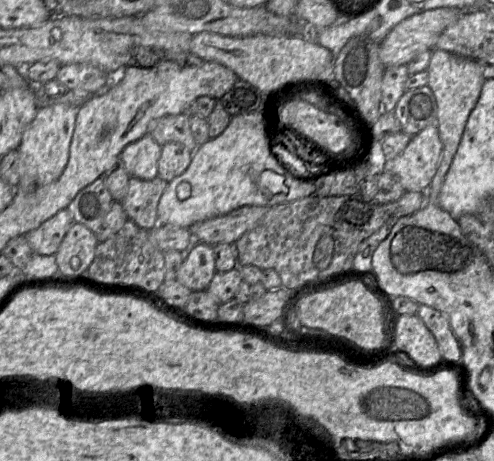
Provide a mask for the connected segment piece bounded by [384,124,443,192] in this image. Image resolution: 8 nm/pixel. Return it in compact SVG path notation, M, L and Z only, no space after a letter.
M436 124L412 137L405 150L387 160L384 172L396 174L406 191L427 191L441 163L443 144Z

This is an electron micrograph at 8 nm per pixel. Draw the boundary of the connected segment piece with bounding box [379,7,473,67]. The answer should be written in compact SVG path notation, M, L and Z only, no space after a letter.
M443 7L413 14L399 22L379 43L379 58L385 67L408 64L420 53L434 49L442 32L465 12L473 9Z

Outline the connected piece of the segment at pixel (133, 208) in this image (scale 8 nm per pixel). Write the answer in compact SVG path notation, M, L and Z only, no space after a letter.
M130 177L127 194L121 201L128 219L146 231L155 228L159 224L157 206L167 185L158 177L149 181Z

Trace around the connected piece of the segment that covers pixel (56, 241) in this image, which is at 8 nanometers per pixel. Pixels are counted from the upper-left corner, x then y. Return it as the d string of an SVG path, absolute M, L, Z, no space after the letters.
M62 209L38 228L27 233L25 238L34 254L42 256L55 255L73 223L74 221L69 212Z

